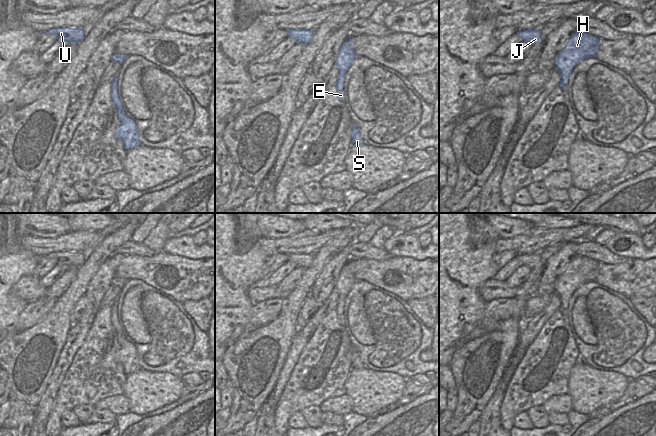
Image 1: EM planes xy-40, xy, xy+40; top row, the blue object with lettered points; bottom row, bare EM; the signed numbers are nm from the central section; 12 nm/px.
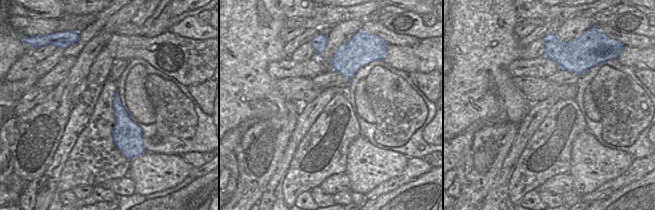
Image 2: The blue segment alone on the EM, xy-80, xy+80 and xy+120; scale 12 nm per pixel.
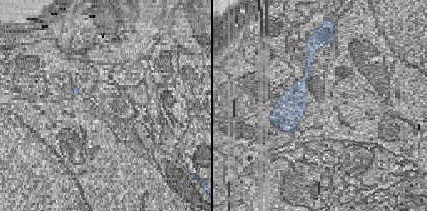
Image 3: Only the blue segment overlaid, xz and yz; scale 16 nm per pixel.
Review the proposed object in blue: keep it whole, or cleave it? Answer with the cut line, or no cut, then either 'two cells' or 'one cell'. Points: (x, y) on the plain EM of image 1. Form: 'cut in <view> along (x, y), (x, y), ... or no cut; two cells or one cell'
no cut; one cell

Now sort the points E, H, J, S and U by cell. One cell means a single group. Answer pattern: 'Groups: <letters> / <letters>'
Groups: E H J S U.

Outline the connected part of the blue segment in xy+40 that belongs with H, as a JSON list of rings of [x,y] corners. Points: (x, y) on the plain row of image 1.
[[[575,255],[555,281],[555,294],[560,297],[560,311],[567,311],[574,291],[581,285],[594,282],[599,273],[599,262]]]

